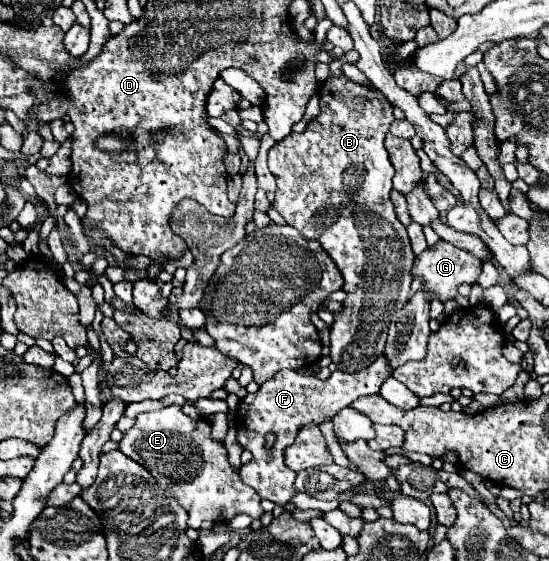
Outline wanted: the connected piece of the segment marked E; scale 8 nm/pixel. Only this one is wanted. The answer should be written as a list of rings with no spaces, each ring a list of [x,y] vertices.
[[[180,406],[140,414],[132,430],[124,434],[120,450],[140,462],[156,478],[160,488],[180,502],[188,512],[190,528],[200,528],[204,520],[228,522],[238,514],[260,518],[264,512],[256,490],[246,486],[238,470],[228,462],[224,444],[212,440],[212,424],[204,416],[194,420],[186,416]]]

